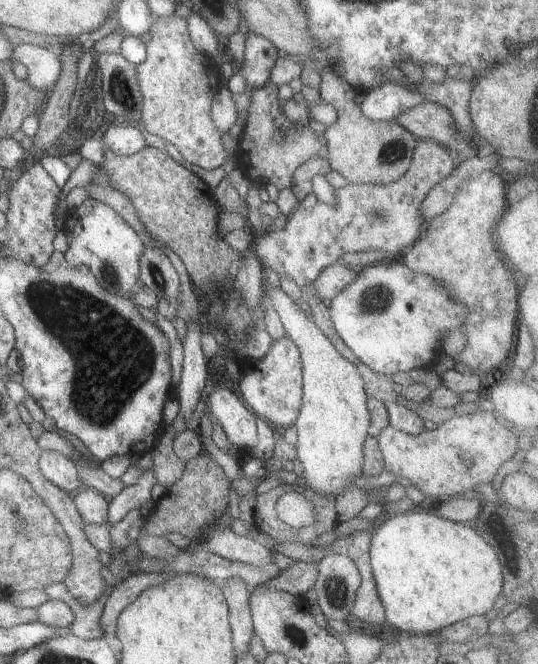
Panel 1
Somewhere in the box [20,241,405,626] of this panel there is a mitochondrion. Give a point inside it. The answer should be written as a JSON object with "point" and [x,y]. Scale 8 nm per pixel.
{"point":[114,357]}

